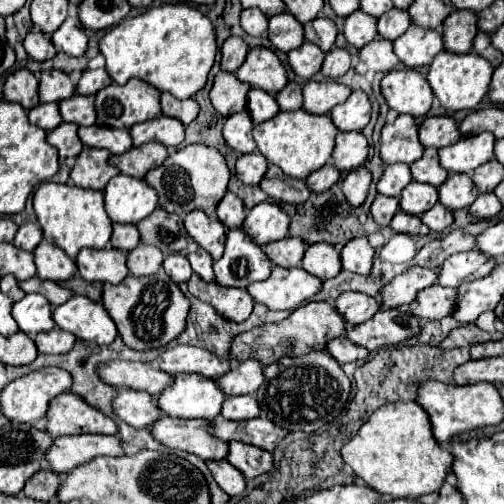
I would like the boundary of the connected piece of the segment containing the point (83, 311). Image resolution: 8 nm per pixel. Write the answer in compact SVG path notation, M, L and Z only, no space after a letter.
M73 296L65 304L53 310L53 320L59 328L69 330L81 340L111 344L117 338L117 328L103 304L89 300L87 296Z

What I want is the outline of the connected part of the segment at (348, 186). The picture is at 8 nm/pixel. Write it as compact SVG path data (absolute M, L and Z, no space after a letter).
M365 166L351 170L343 180L343 194L347 202L353 206L363 204L369 192L369 184L371 184L371 172Z

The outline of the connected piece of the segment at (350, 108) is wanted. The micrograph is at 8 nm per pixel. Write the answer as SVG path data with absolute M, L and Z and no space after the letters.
M355 90L343 104L337 104L331 110L331 118L341 132L363 130L371 118L369 96L361 90Z

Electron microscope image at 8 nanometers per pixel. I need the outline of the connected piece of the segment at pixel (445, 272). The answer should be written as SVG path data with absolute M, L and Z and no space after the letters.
M475 250L459 252L459 254L449 256L443 262L441 270L437 272L437 284L457 288L463 282L471 282L471 280L491 274L493 268L495 268L495 260L481 254L479 250L477 252Z

